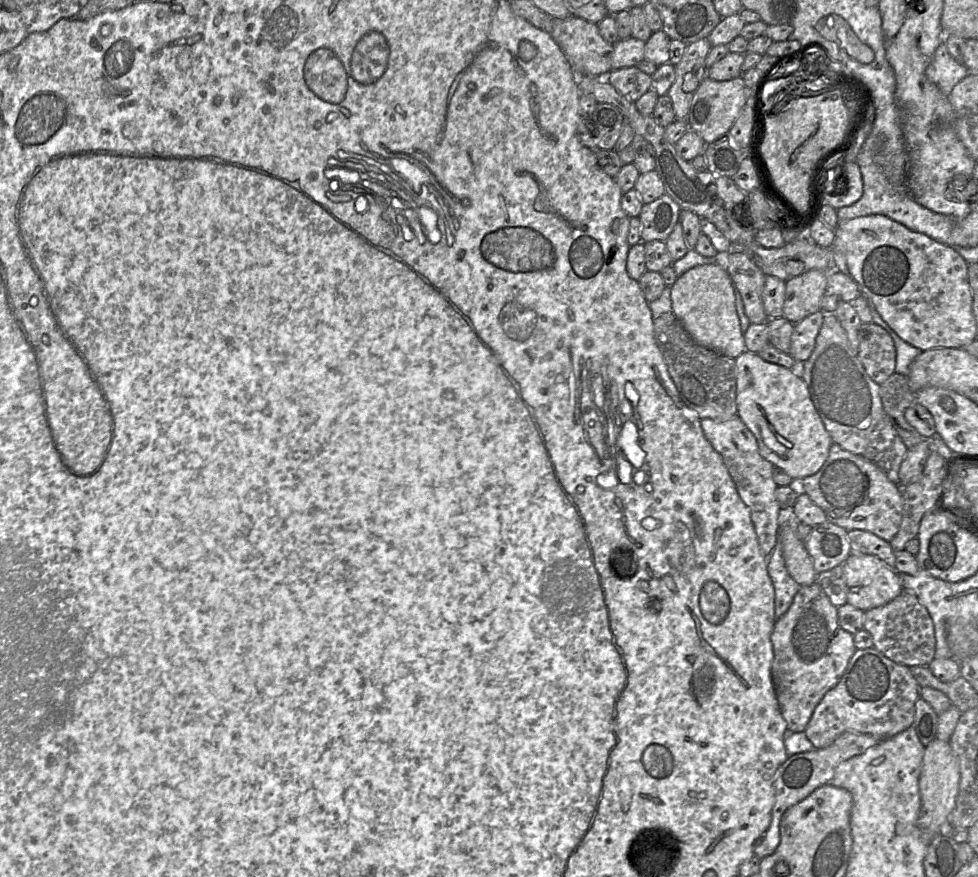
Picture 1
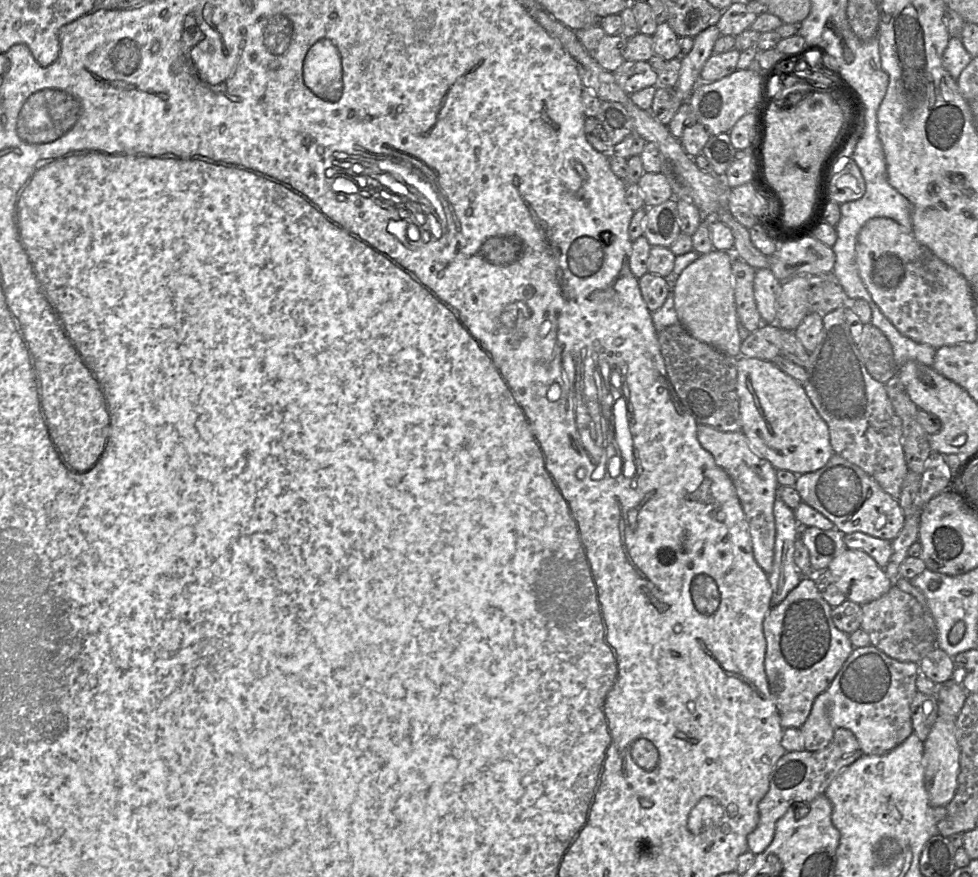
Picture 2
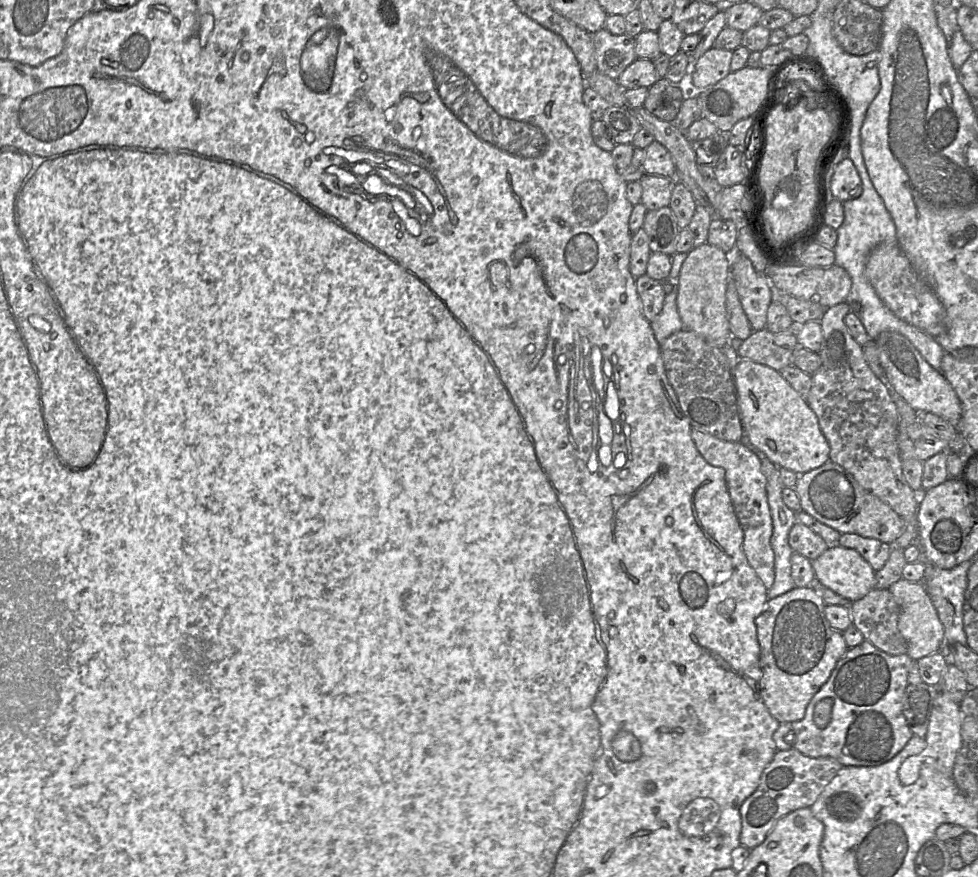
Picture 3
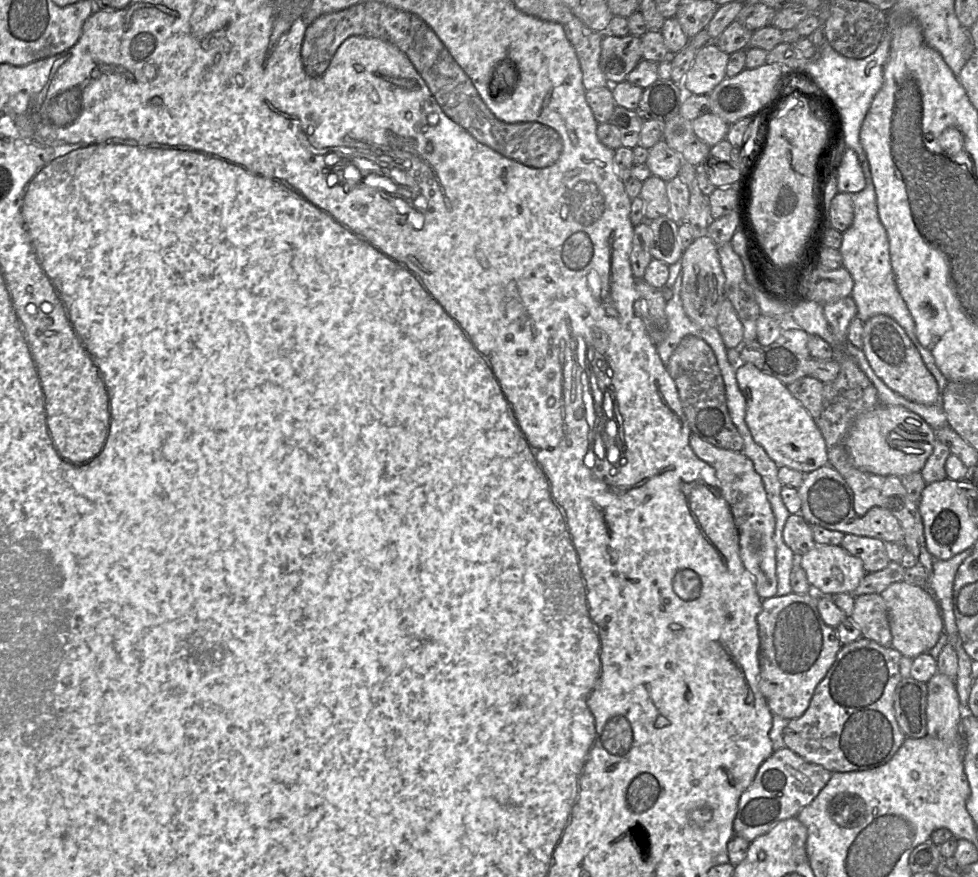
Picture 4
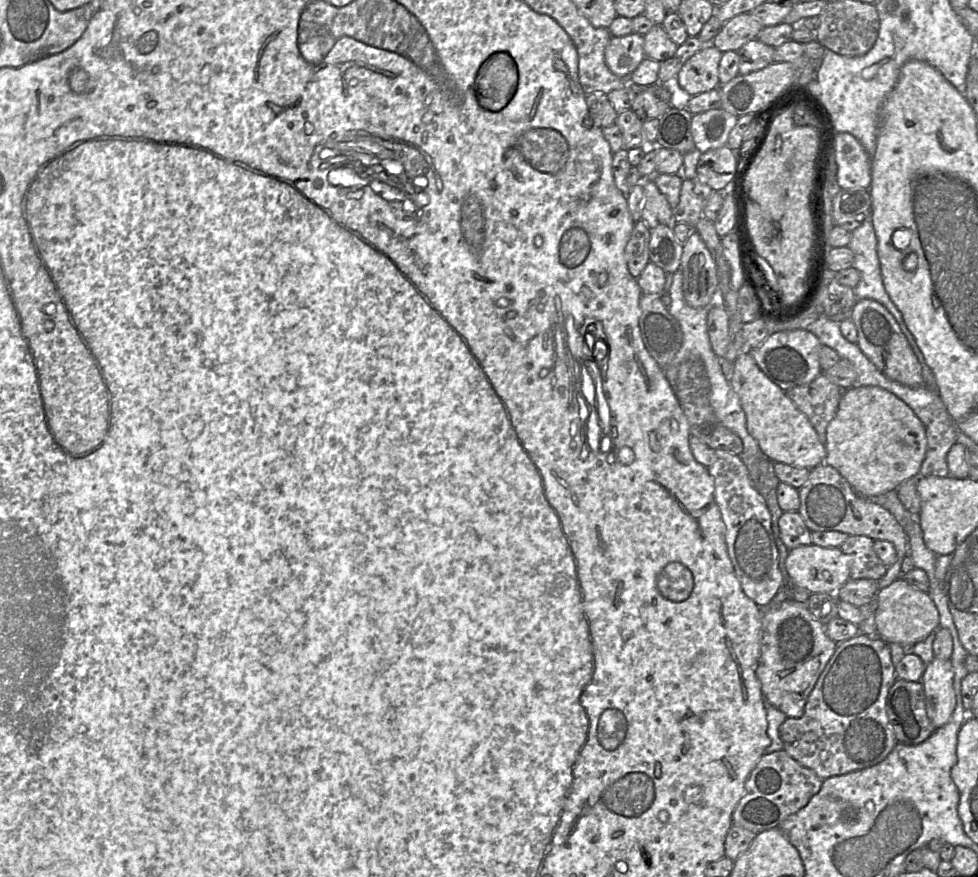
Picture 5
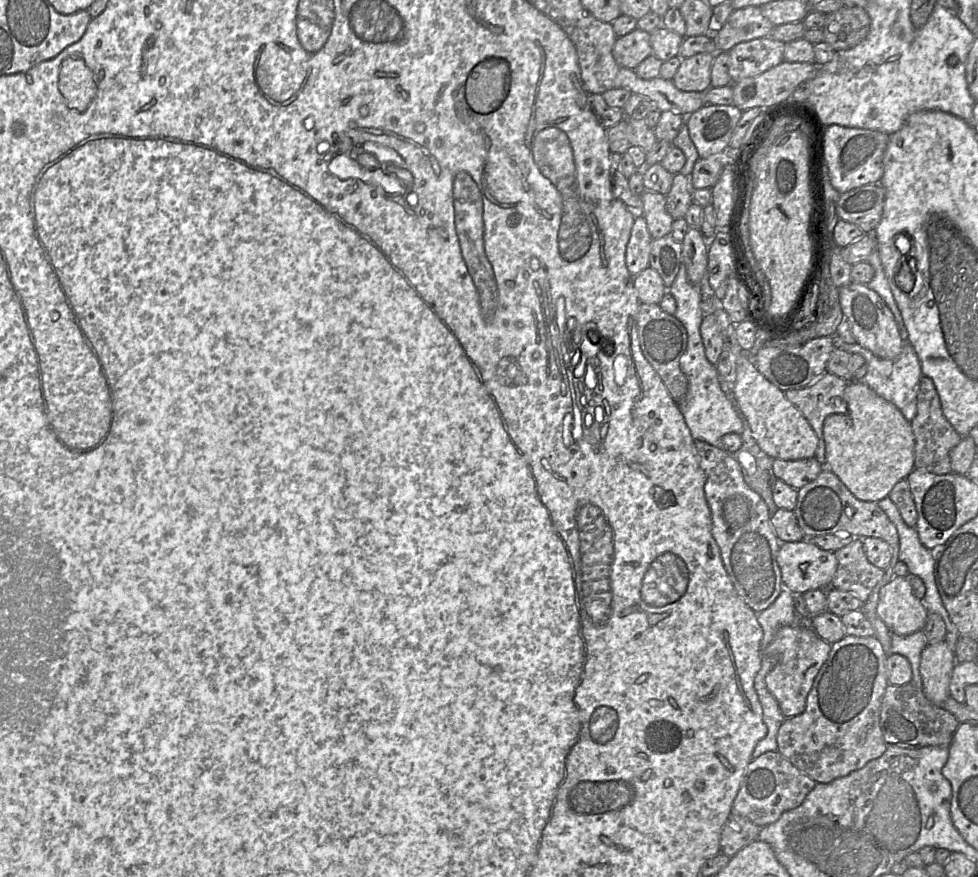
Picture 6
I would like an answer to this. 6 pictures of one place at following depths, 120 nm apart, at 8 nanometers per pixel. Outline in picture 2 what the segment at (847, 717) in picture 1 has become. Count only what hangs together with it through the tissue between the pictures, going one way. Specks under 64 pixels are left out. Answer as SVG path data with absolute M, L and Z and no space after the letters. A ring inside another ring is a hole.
M872 645L854 648L831 685L815 698L810 714L800 728L804 749L824 749L835 730L844 728L854 734L863 756L889 753L913 733L910 706L917 693L919 674L917 663L899 662Z

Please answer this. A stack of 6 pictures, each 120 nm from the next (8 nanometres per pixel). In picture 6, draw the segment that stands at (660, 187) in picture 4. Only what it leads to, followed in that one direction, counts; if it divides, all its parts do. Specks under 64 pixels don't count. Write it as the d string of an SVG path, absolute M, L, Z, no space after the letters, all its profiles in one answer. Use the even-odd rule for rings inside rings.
M644 191L642 199L642 217L652 239L659 239L671 233L674 219L666 210L666 195Z

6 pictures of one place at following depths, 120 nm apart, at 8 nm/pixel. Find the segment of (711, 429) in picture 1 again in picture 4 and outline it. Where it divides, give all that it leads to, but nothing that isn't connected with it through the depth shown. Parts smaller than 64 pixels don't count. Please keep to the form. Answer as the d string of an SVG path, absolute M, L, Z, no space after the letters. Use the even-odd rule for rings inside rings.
M694 433L690 435L689 444L696 456L715 470L722 496L730 506L737 527L741 561L752 575L758 595L762 600L777 596L775 517L753 462L742 452L716 447Z

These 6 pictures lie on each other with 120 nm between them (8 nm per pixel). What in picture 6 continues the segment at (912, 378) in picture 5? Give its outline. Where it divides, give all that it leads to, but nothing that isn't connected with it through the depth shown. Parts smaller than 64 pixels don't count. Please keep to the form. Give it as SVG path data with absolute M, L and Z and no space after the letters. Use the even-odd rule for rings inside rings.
M851 282L839 288L839 302L856 343L883 359L895 359L902 351L902 338L894 315L882 298L867 285Z

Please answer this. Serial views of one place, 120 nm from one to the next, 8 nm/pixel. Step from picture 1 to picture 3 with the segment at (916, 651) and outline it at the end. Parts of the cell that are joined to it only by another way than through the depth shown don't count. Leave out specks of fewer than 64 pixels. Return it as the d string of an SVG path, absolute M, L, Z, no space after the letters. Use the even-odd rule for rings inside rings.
M874 589L863 598L851 602L850 615L852 625L875 647L892 656L907 654L907 642L898 628L900 606L888 589Z

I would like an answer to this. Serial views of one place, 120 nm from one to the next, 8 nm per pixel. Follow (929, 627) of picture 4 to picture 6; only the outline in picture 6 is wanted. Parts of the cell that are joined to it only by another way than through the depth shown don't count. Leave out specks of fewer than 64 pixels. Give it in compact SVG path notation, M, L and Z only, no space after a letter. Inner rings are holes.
M895 576L879 593L877 615L892 634L910 635L923 630L928 609L916 598L906 577Z

